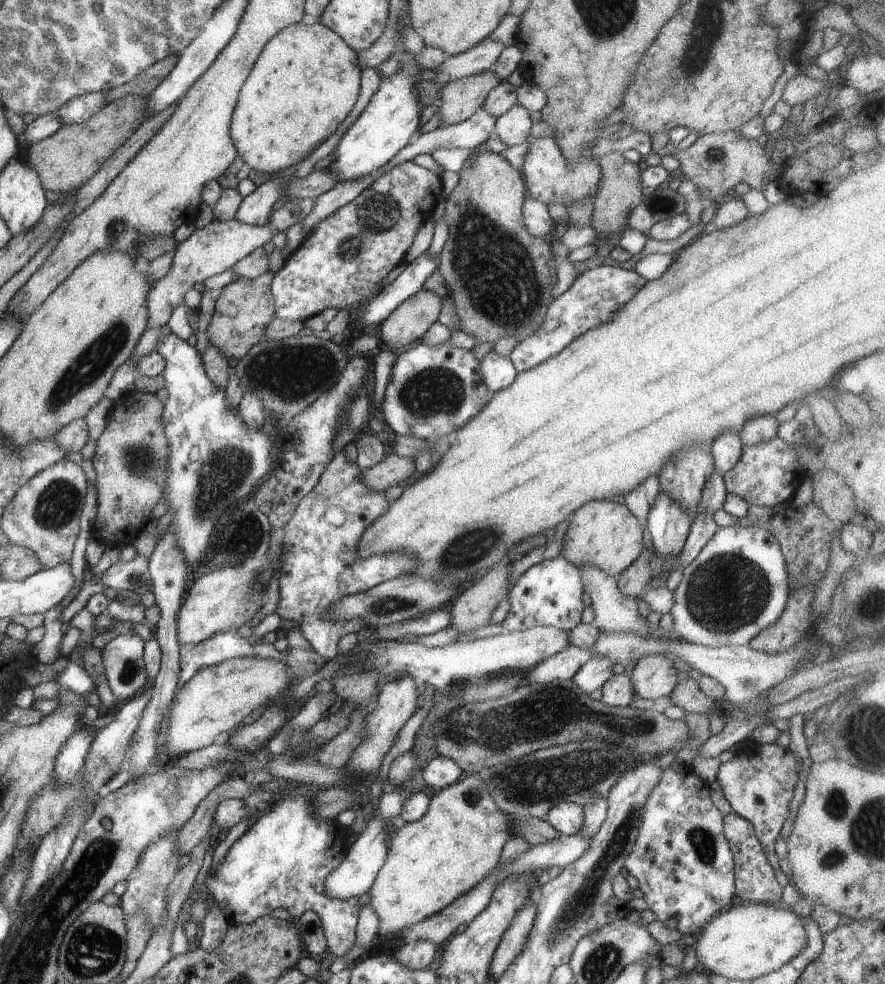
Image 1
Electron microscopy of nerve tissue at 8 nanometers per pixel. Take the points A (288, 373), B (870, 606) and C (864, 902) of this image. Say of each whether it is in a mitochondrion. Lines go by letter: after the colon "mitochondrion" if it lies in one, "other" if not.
A: mitochondrion
B: mitochondrion
C: other

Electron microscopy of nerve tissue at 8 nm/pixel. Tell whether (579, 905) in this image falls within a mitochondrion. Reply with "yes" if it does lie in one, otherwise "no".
yes

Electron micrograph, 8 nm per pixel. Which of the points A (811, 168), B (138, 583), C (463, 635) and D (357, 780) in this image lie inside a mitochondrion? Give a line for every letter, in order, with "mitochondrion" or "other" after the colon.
A: other
B: other
C: other
D: other

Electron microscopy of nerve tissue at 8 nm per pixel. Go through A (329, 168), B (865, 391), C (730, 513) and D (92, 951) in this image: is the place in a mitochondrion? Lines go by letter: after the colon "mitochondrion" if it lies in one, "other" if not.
A: other
B: other
C: other
D: mitochondrion

